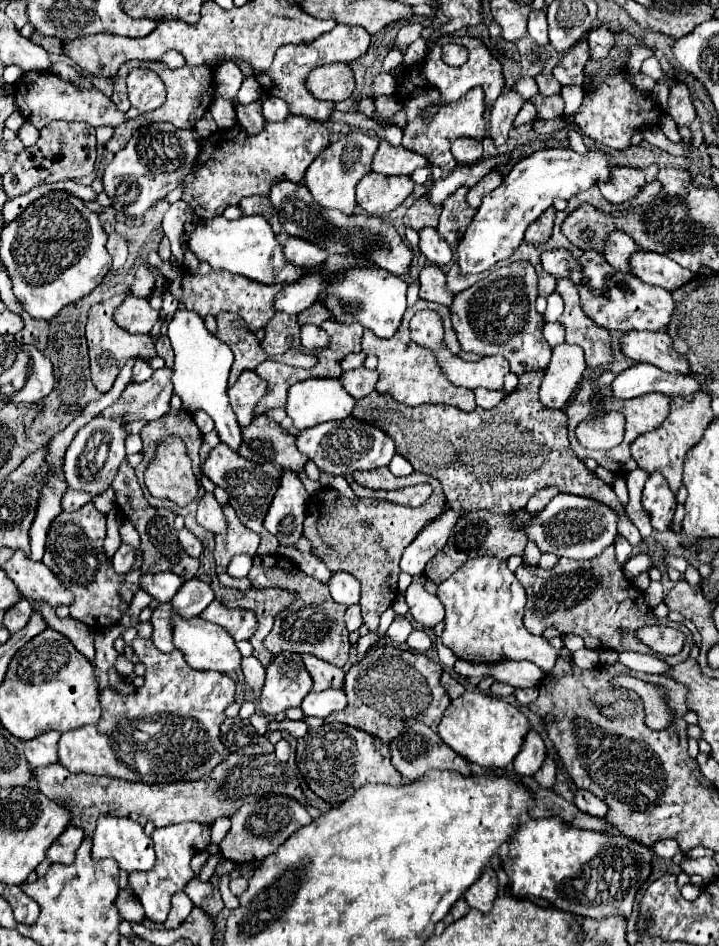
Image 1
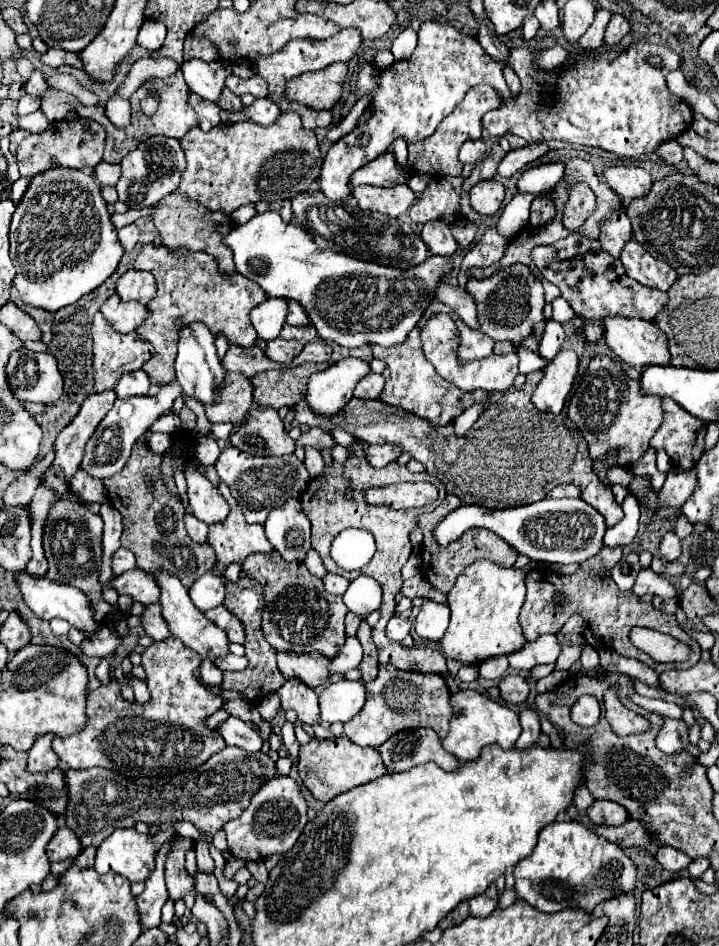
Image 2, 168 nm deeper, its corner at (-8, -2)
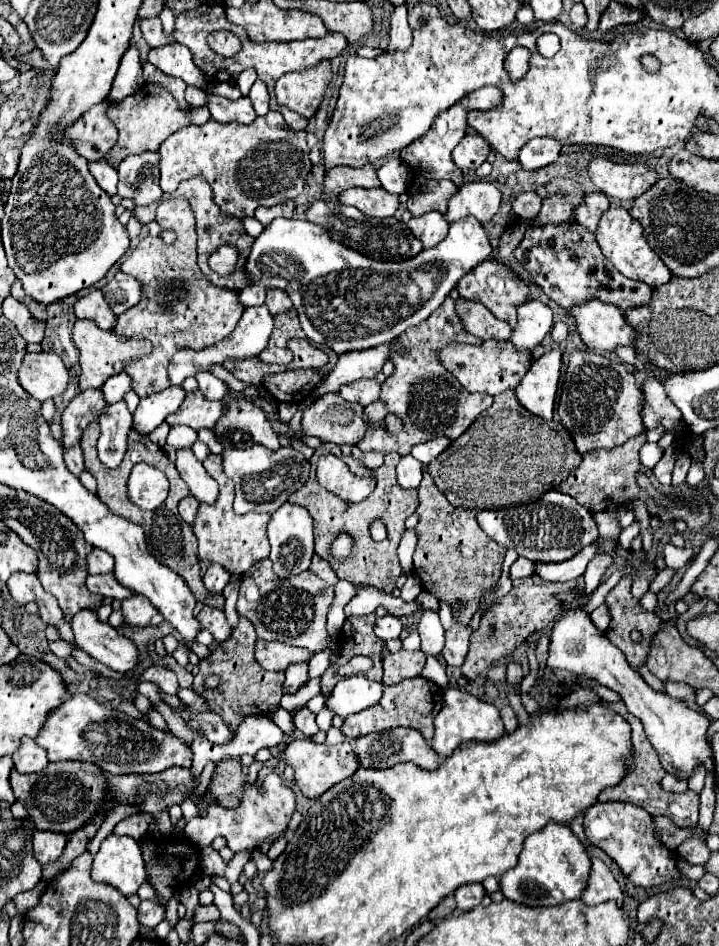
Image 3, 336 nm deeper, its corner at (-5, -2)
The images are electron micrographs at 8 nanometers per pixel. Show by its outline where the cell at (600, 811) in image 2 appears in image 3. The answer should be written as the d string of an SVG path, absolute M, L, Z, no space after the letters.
M597 802L585 810L585 834L591 844L605 850L621 868L621 872L641 888L661 886L679 878L677 854L663 848L653 832L653 818L643 808L625 802Z

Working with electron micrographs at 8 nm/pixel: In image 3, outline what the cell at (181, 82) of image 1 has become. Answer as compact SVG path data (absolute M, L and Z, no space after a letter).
M145 84L141 86L135 94L127 96L123 102L117 102L117 104L109 104L109 110L107 110L107 116L111 118L111 122L117 126L119 130L119 140L117 144L111 148L111 152L107 152L105 160L117 168L119 162L125 158L125 156L131 156L131 154L141 154L141 152L147 152L147 150L157 150L175 130L183 128L183 126L189 126L189 124L203 124L207 120L207 112L205 108L195 108L189 116L183 114L179 108L177 108L177 100L173 98L173 94L161 86L161 84Z

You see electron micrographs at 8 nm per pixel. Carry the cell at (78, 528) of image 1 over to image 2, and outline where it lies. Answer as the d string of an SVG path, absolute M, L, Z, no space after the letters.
M58 500L48 512L42 532L42 548L48 560L48 580L70 584L82 590L92 608L96 610L96 620L104 622L110 614L110 604L102 598L102 586L98 584L98 568L102 562L102 518L94 512L82 512L72 500Z

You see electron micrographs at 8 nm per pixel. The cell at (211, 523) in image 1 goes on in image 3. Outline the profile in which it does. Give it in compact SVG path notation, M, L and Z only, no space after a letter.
M181 448L177 450L177 462L175 468L179 472L179 476L185 480L185 484L191 490L191 496L195 496L197 502L201 504L215 504L219 490L215 480L211 480L211 476L207 476L203 464L193 456L193 452L189 448Z

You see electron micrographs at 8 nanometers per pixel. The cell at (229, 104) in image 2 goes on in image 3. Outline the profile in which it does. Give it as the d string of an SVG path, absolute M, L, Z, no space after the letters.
M191 86L185 92L185 100L191 106L207 106L209 96L211 96L211 92L205 92L205 90L199 90L199 88L191 88Z

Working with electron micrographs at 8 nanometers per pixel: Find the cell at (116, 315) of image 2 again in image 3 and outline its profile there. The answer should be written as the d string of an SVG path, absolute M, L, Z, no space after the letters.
M93 290L87 296L79 298L75 302L75 314L77 318L89 318L99 324L103 330L111 330L115 326L117 316L111 312L111 306L107 304L101 290Z

